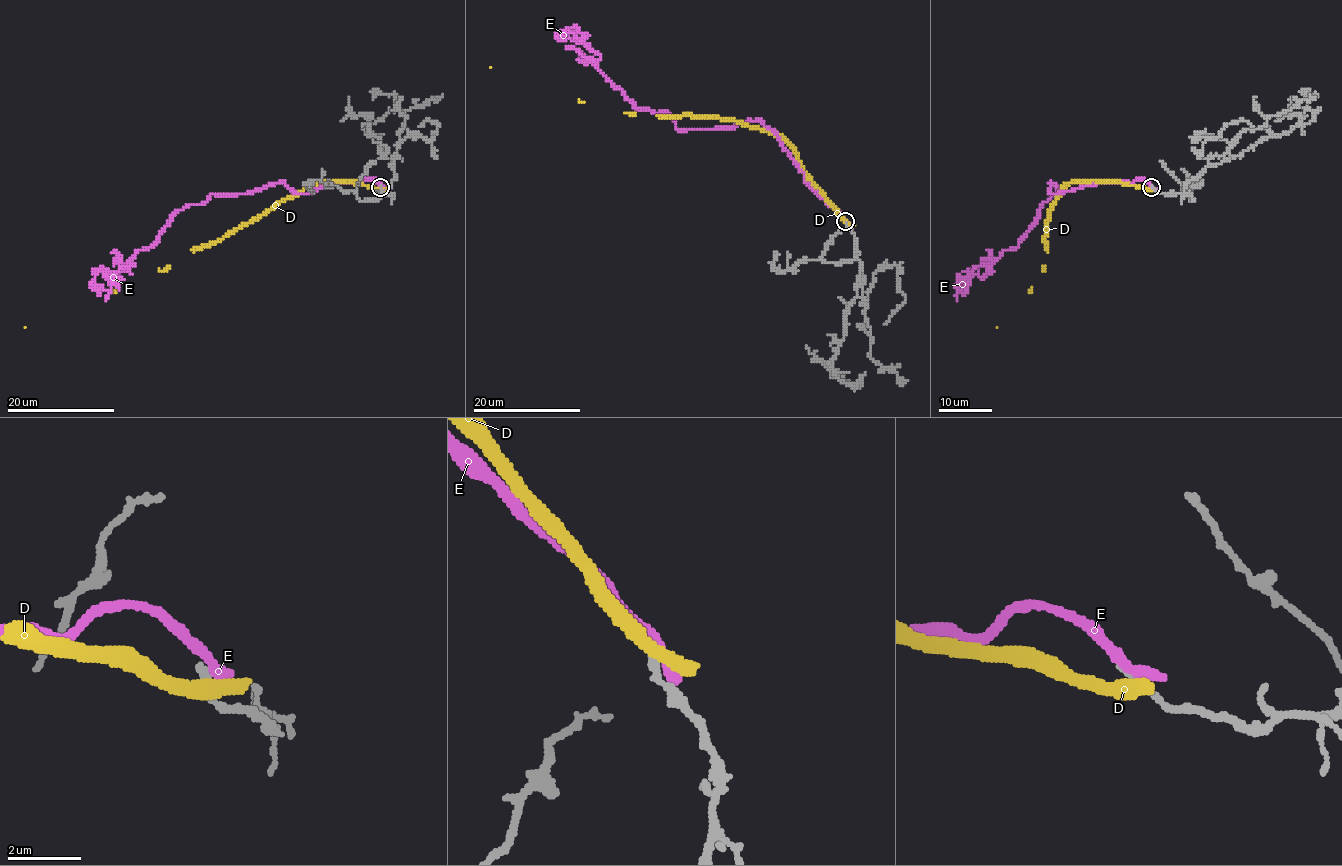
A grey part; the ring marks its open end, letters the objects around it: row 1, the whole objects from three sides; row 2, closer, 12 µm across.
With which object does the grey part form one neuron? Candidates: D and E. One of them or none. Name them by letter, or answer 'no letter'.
no letter

